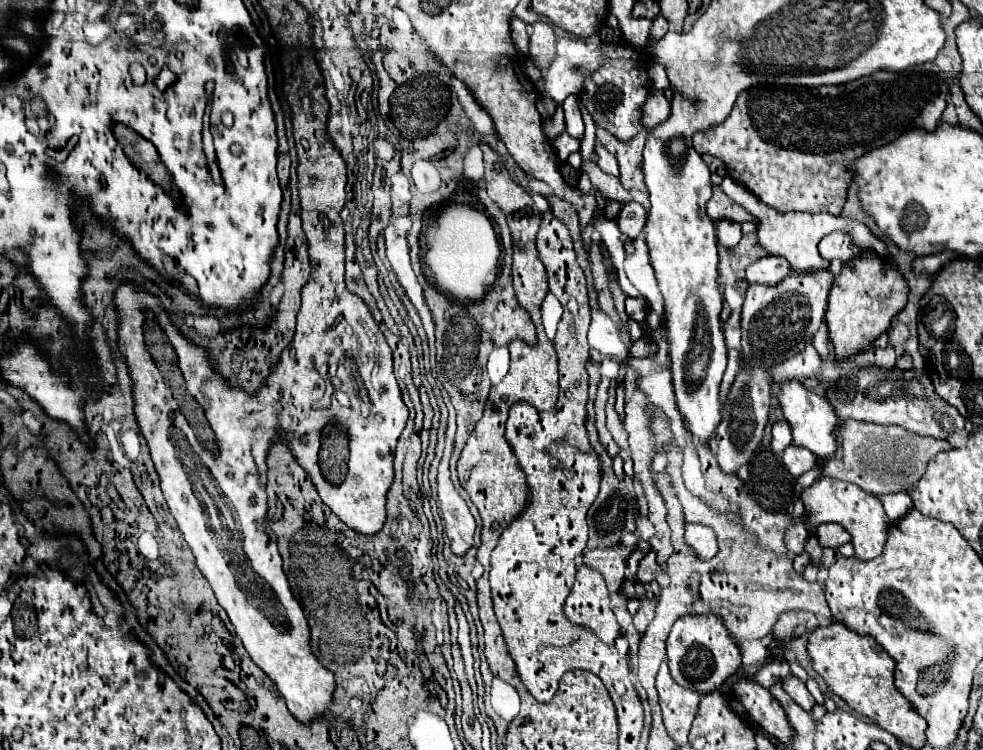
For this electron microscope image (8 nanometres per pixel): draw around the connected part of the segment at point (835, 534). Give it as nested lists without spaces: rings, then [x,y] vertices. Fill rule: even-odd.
[[[823,523],[819,529],[819,545],[821,547],[841,547],[851,541],[851,535],[837,523]]]

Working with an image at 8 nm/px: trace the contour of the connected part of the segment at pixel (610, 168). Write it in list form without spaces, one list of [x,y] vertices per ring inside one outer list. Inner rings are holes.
[[[595,145],[595,151],[597,151],[597,155],[599,155],[599,161],[597,161],[597,165],[599,165],[599,167],[601,167],[601,169],[603,169],[605,173],[619,177],[619,167],[617,167],[617,159],[615,159],[615,157],[613,157],[611,153],[607,153],[603,145]]]

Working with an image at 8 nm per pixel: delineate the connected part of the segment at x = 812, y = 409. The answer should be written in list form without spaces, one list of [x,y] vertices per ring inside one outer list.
[[[787,381],[787,383],[781,383],[781,395],[777,395],[777,399],[783,409],[785,419],[789,421],[789,425],[793,429],[793,441],[791,441],[793,445],[805,447],[811,453],[815,453],[817,457],[831,457],[837,451],[835,429],[839,427],[839,419],[823,397],[815,395],[813,391],[807,391],[797,381]]]

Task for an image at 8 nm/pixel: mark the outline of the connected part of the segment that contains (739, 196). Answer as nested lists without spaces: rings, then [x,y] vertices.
[[[725,177],[723,183],[721,183],[723,191],[727,193],[727,197],[731,197],[737,205],[741,205],[745,211],[749,211],[749,215],[757,217],[761,221],[761,227],[757,229],[757,239],[759,239],[759,245],[771,253],[771,255],[781,255],[789,261],[791,265],[791,271],[793,273],[809,273],[809,271],[817,271],[822,269],[828,269],[830,262],[821,255],[819,255],[819,241],[829,233],[829,231],[849,231],[853,235],[853,245],[859,249],[859,251],[867,251],[867,249],[873,249],[877,251],[879,255],[887,255],[887,247],[885,243],[875,237],[871,233],[871,229],[865,225],[865,223],[859,223],[859,221],[851,221],[851,219],[845,219],[845,217],[833,217],[829,213],[787,213],[787,215],[781,215],[777,213],[775,209],[767,207],[765,203],[761,203],[747,187],[743,187],[741,183],[733,181],[731,177]]]

